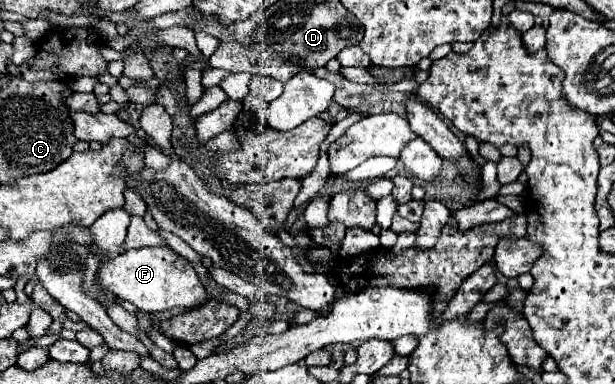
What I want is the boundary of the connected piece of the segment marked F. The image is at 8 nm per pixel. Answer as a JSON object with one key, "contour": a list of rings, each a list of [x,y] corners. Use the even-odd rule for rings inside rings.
{"contour":[[[141,247],[141,249],[129,249],[113,259],[105,259],[99,265],[97,281],[103,289],[111,291],[117,299],[133,303],[137,309],[147,313],[165,311],[171,307],[195,307],[203,299],[207,299],[207,293],[193,269],[193,265],[175,253],[171,247]]]}

